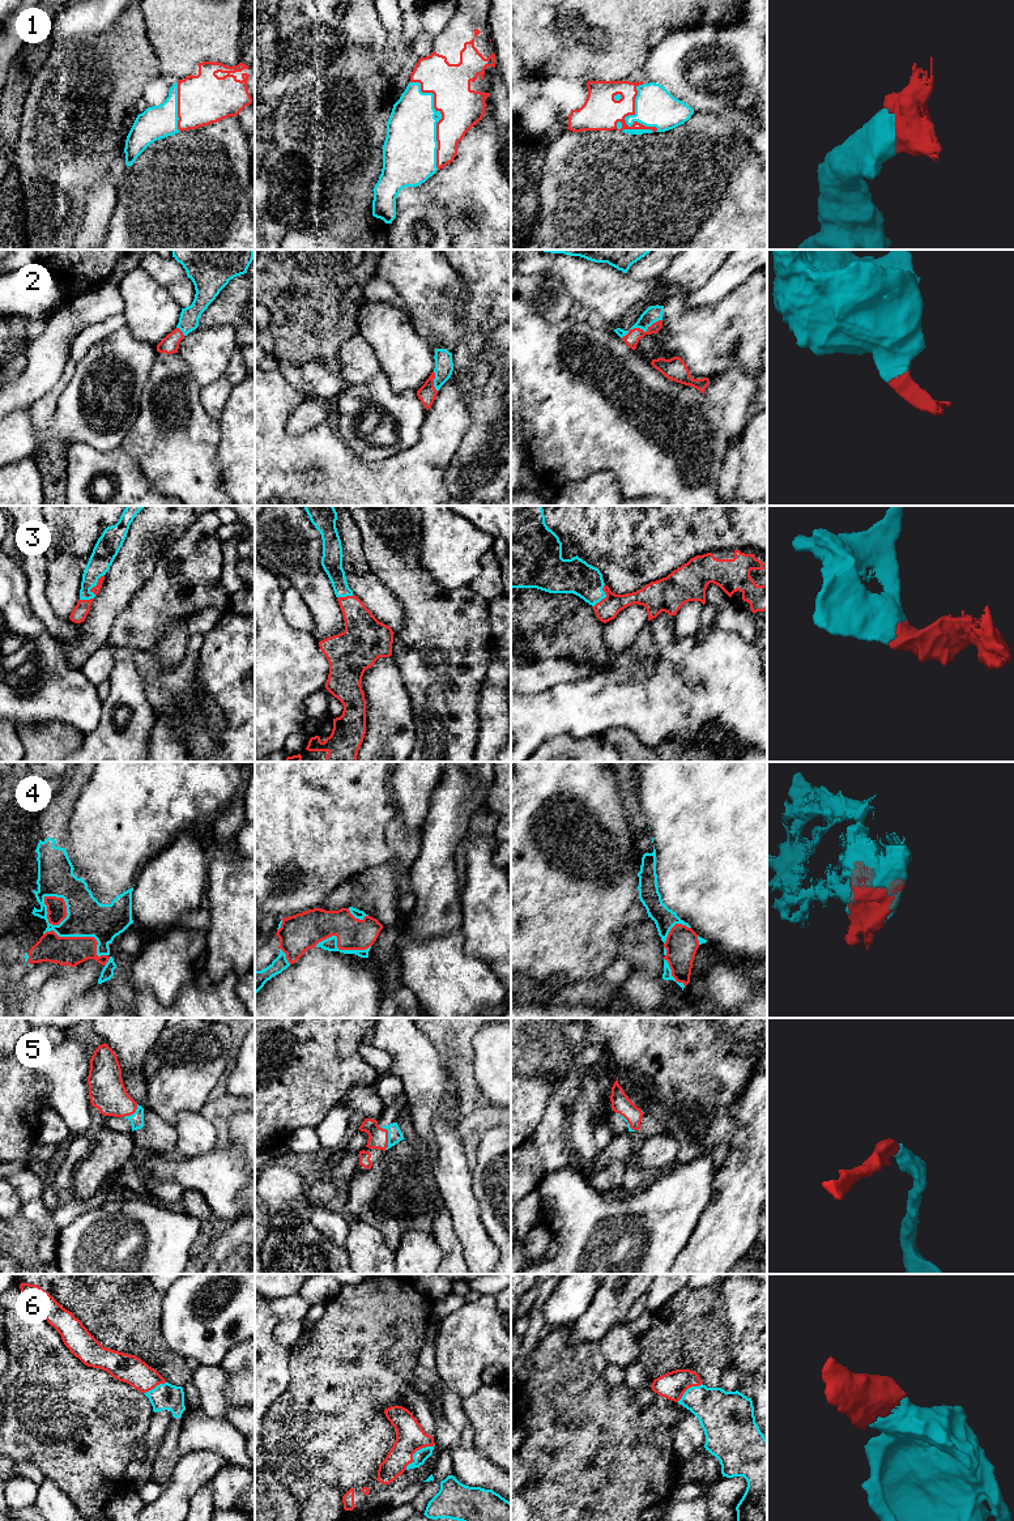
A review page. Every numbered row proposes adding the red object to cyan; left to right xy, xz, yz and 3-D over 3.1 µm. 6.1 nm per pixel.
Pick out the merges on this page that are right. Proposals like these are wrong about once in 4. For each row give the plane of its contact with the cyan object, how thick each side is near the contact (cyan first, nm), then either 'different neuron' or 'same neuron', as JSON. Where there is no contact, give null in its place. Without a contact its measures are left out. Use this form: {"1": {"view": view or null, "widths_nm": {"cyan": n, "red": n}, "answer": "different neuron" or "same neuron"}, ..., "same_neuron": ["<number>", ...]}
{"1": {"view": "yz", "widths_nm": {"cyan": 240, "red": 220}, "answer": "same neuron"}, "2": {"view": "yz", "widths_nm": {"cyan": 100, "red": 90}, "answer": "same neuron"}, "3": {"view": "xy", "widths_nm": {"cyan": 150, "red": 50}, "answer": "same neuron"}, "4": {"view": "xy", "widths_nm": {"cyan": 240, "red": 180}, "answer": "same neuron"}, "5": {"view": "xz", "widths_nm": {"cyan": 90, "red": 130}, "answer": "same neuron"}, "6": {"view": "xz", "widths_nm": {"cyan": 80, "red": 180}, "answer": "same neuron"}, "same_neuron": ["1", "2", "3", "4", "5", "6"]}

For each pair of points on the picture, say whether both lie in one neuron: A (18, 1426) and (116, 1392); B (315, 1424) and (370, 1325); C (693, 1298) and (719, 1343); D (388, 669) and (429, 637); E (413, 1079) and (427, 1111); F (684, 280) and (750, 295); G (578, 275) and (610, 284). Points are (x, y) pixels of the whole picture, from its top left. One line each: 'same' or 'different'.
A: same
B: same
C: same
D: different
E: same
F: different
G: same

